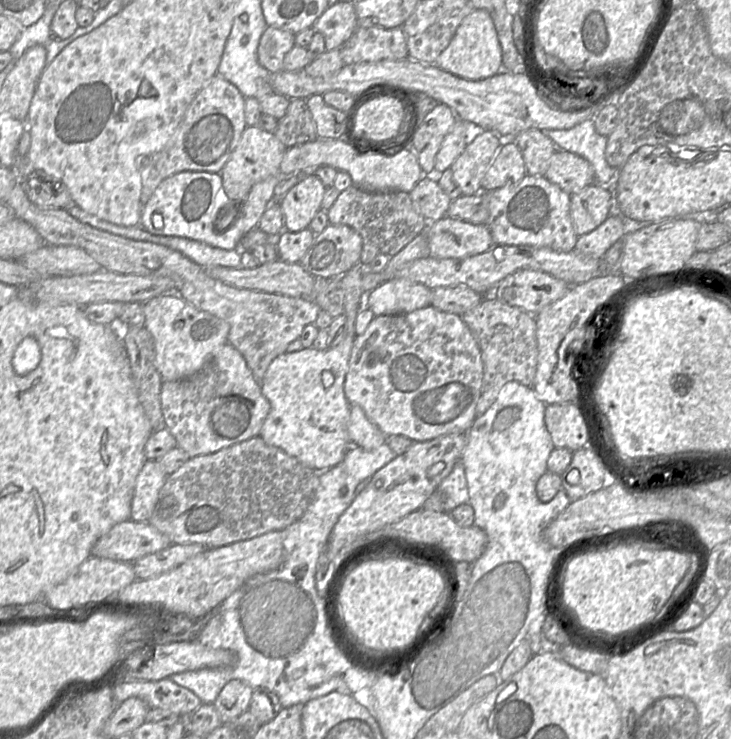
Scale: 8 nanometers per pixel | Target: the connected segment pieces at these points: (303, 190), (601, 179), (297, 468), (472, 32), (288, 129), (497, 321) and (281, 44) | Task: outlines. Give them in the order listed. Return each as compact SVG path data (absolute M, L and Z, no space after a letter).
M312 173L294 185L281 199L284 230L299 232L306 228L321 209L325 185Z
M588 119L585 120L577 125L575 125L572 128L569 129L562 129L562 130L548 130L548 131L543 131L546 133L546 135L554 142L556 145L557 149L561 150L566 150L568 152L572 152L574 154L577 154L587 160L593 167L594 173L595 173L595 183L599 185L608 185L611 182L611 179L614 175L618 174L618 179L619 179L619 169L620 168L615 168L610 166L605 158L605 150L606 150L606 145L607 145L607 137L599 134L594 126L594 121L593 119Z
M257 436L217 452L191 457L167 476L148 523L167 535L172 544L199 543L207 548L248 540L270 531L284 530L300 519L313 501L320 472Z
M475 9L463 19L448 47L436 59L435 65L469 80L486 79L502 71L502 49L487 10Z
M290 99L287 112L283 118L278 120L274 134L286 148L318 138L315 122L306 99Z
M484 296L476 307L461 317L479 345L483 362L482 389L476 405L477 417L490 408L507 382L517 381L533 388L538 360L536 320L535 316L507 305L494 296Z
M268 26L258 44L258 63L270 73L282 71L286 54L295 46L295 36L292 32Z

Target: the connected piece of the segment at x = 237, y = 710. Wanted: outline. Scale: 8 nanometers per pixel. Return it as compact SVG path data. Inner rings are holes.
M238 679L230 680L214 701L222 723L230 723L249 709L254 689Z

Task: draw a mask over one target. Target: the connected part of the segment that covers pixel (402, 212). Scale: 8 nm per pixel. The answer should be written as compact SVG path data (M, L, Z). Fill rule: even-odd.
M354 184L340 192L335 203L327 211L333 225L347 225L362 237L360 263L368 265L378 254L395 256L427 227L426 219L418 212L410 193L368 192Z

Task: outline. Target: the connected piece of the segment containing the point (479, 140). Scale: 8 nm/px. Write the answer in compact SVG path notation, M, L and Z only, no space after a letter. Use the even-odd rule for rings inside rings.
M483 130L455 159L450 168L462 195L474 195L482 190L481 181L500 146L492 131Z

